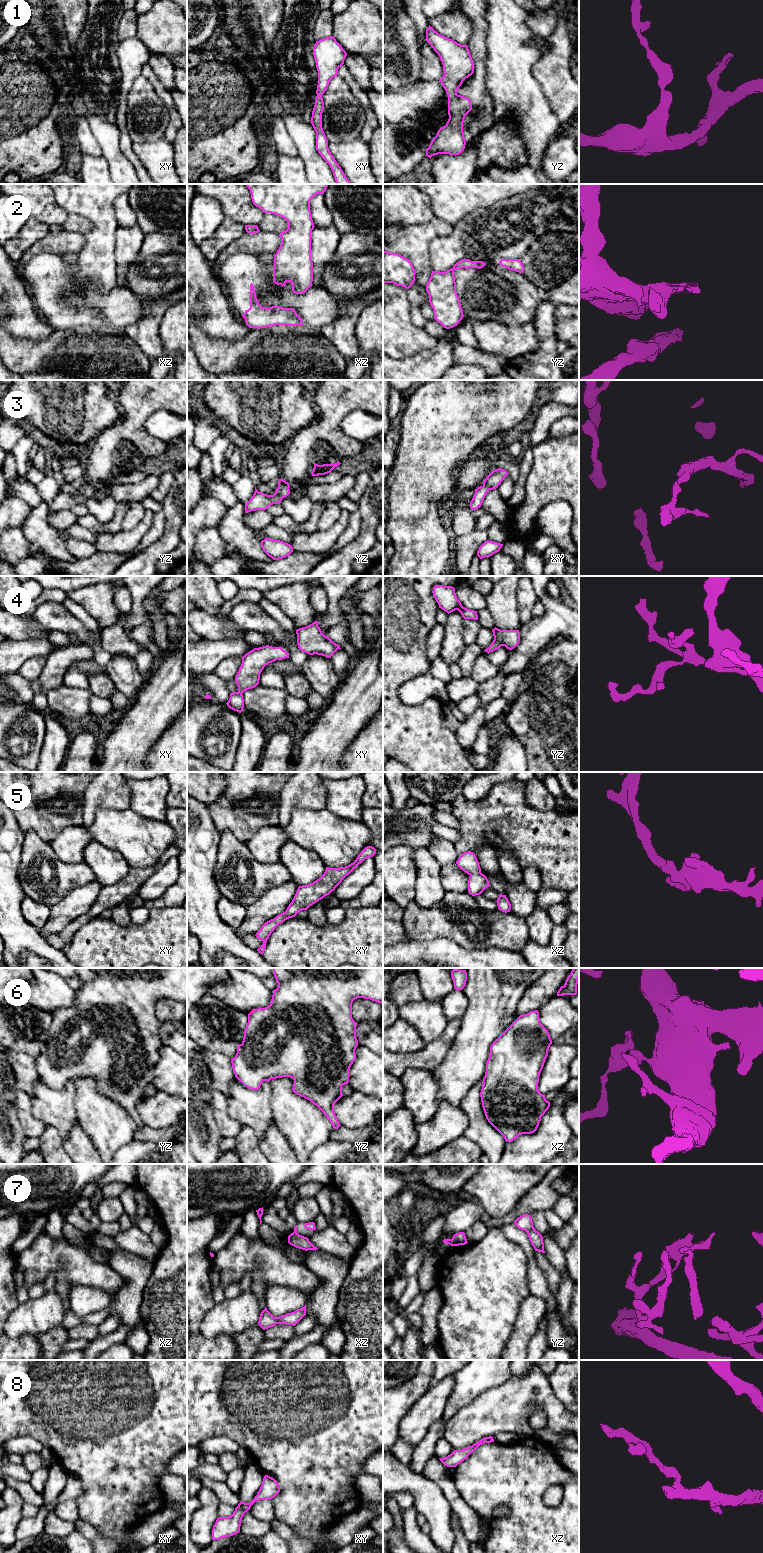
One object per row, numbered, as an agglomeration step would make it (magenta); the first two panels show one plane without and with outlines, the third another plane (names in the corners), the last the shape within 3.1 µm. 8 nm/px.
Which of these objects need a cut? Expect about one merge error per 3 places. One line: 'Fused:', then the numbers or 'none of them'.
Fused: 7

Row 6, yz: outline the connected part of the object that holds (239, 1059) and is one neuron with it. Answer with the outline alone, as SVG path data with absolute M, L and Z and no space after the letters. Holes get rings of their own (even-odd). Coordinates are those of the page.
M273 968L274 977L278 987L273 990L271 1003L265 1008L253 1009L248 1014L248 1023L244 1030L244 1037L237 1047L237 1053L231 1059L235 1077L247 1088L258 1090L263 1081L271 1079L291 1077L294 1080L293 1092L316 1105L331 1122L333 1128L338 1129L341 1125L335 1115L334 1105L343 1096L342 1086L349 1082L349 1070L356 1059L357 1023L352 1018L352 1003L357 998L370 999L383 1005L383 968Z

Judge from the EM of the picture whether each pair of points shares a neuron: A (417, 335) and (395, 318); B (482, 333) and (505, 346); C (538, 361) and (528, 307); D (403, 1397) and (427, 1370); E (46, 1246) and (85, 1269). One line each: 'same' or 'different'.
A: same
B: same
C: different
D: same
E: same

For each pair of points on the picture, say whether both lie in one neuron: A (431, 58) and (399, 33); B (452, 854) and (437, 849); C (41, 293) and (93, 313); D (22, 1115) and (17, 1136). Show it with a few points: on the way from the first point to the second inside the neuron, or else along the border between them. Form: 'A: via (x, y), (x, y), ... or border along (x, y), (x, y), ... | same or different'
A: border along (421, 50), (421, 71), (419, 73) | different
B: via (448, 854), (441, 849) | same
C: via (54, 306), (62, 314), (80, 314) | same
D: border along (15, 1103), (18, 1122), (26, 1136) | different

